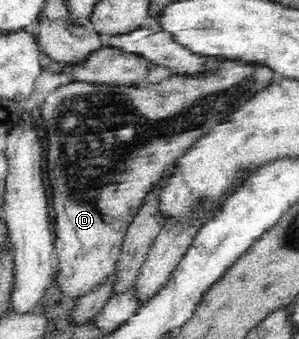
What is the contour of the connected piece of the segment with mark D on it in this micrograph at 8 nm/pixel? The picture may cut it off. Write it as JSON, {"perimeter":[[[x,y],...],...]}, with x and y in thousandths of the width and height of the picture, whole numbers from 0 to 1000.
{"perimeter":[[[722,174],[722,192],[706,204],[682,204],[676,215],[575,215],[562,233],[495,251],[495,257],[448,257],[425,251],[355,251],[351,245],[288,245],[241,239],[231,248],[201,254],[161,274],[144,310],[130,322],[130,345],[140,345],[134,395],[161,428],[161,528],[174,558],[177,614],[184,622],[184,791],[187,826],[211,870],[264,882],[314,841],[348,829],[375,799],[405,755],[405,735],[418,687],[452,628],[468,617],[492,569],[515,558],[515,540],[542,528],[542,510],[555,499],[592,484],[592,472],[662,416],[689,389],[699,389],[719,369],[756,357],[769,336],[803,322],[839,286],[849,286],[863,265],[886,260],[913,242],[916,209],[890,192],[856,192],[849,183],[796,180],[793,174]]]}

